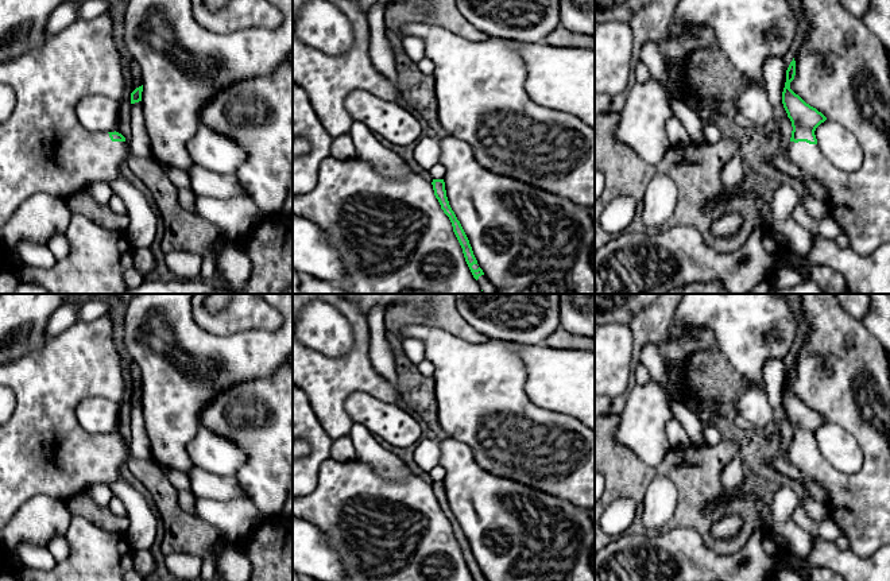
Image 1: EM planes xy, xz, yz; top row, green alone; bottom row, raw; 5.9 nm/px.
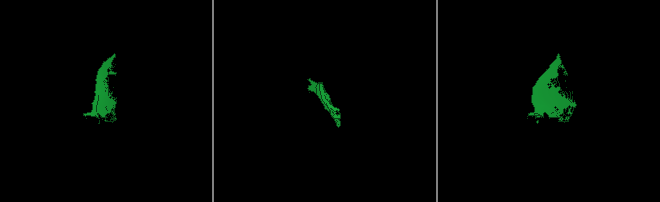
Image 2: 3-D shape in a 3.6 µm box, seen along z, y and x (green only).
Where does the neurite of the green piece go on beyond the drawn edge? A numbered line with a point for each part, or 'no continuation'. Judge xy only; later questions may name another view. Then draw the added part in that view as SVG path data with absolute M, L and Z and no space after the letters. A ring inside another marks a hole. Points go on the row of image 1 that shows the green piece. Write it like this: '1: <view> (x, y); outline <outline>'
1: xy (124, 105); outline M131 90L124 94L124 97L119 101L119 124L116 132L121 133L125 137L131 148Z

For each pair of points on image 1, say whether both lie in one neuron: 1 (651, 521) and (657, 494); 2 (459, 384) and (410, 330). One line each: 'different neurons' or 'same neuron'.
1: same neuron
2: same neuron

